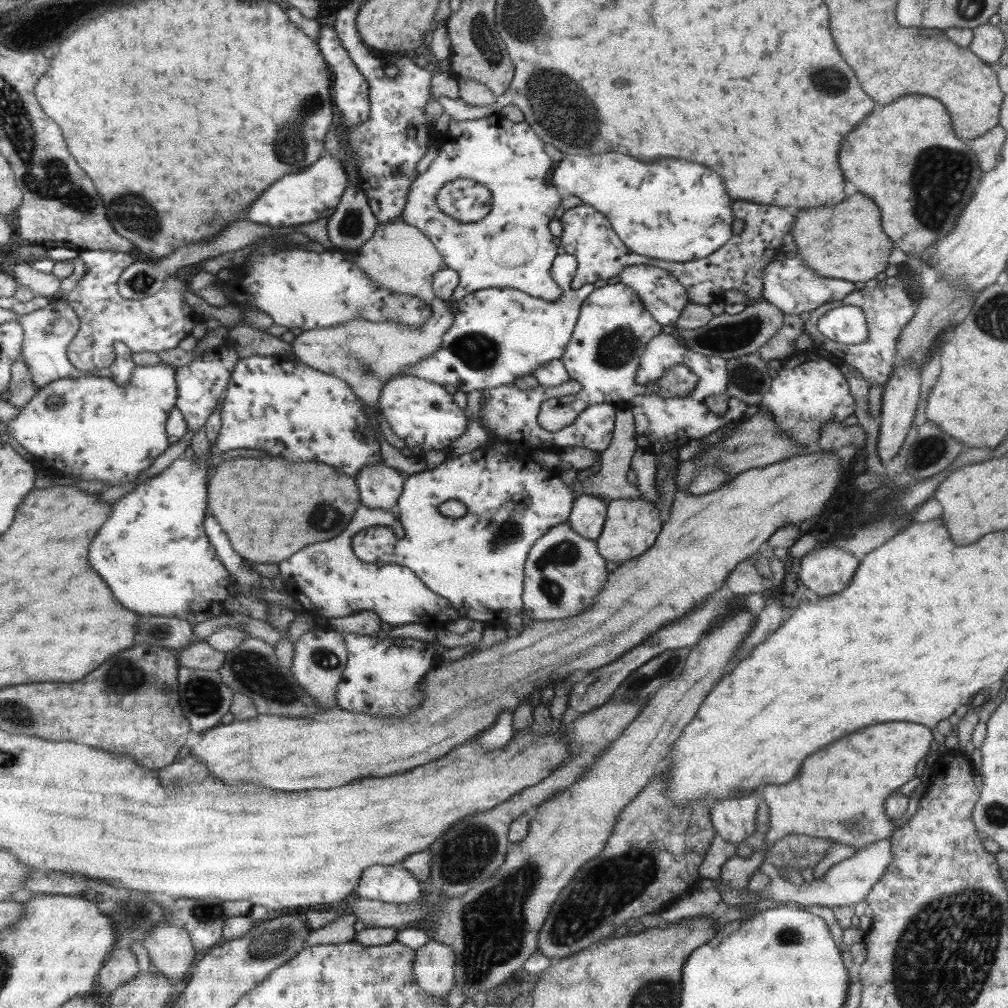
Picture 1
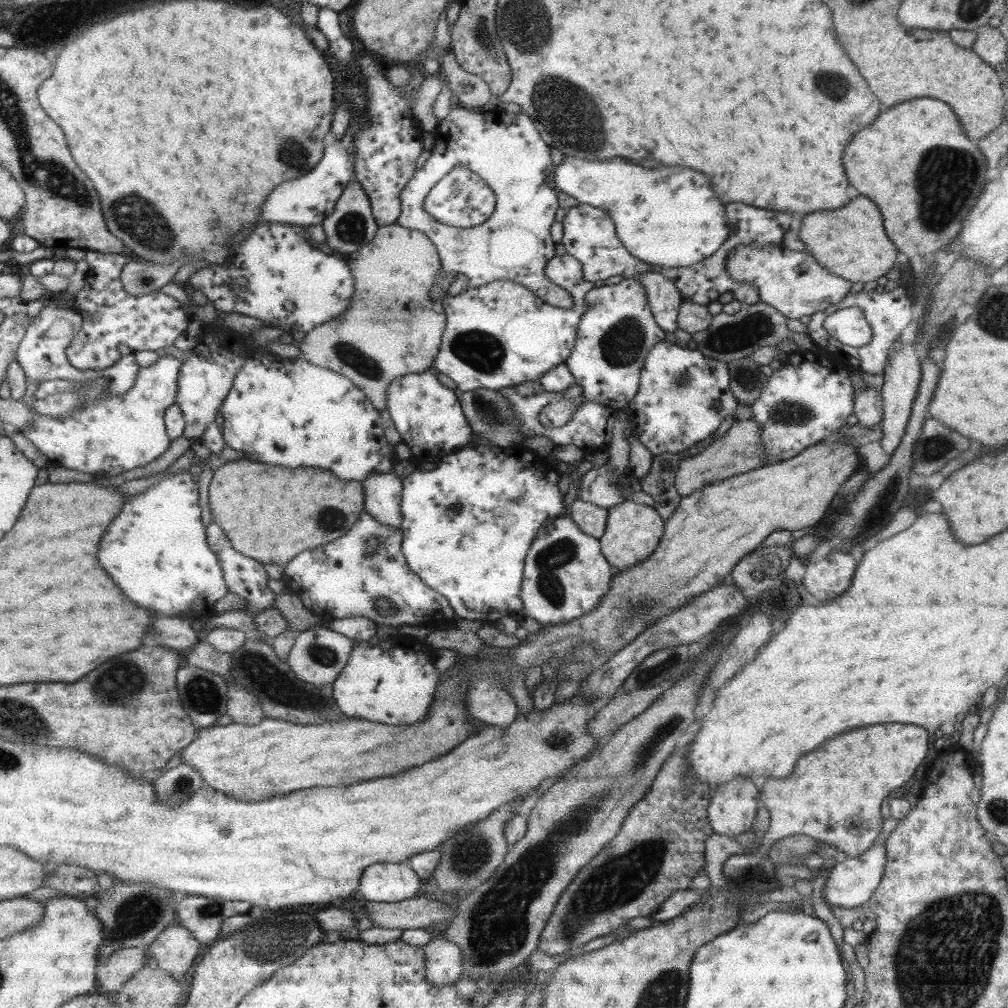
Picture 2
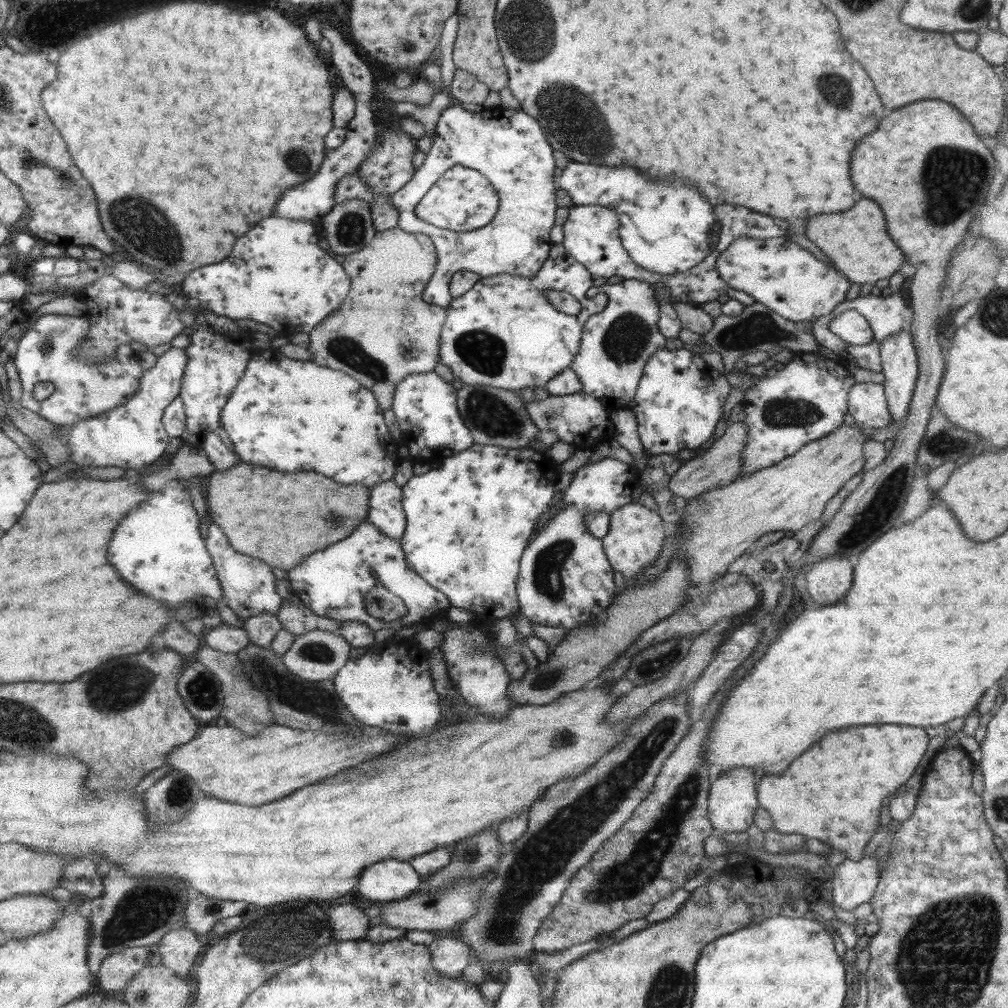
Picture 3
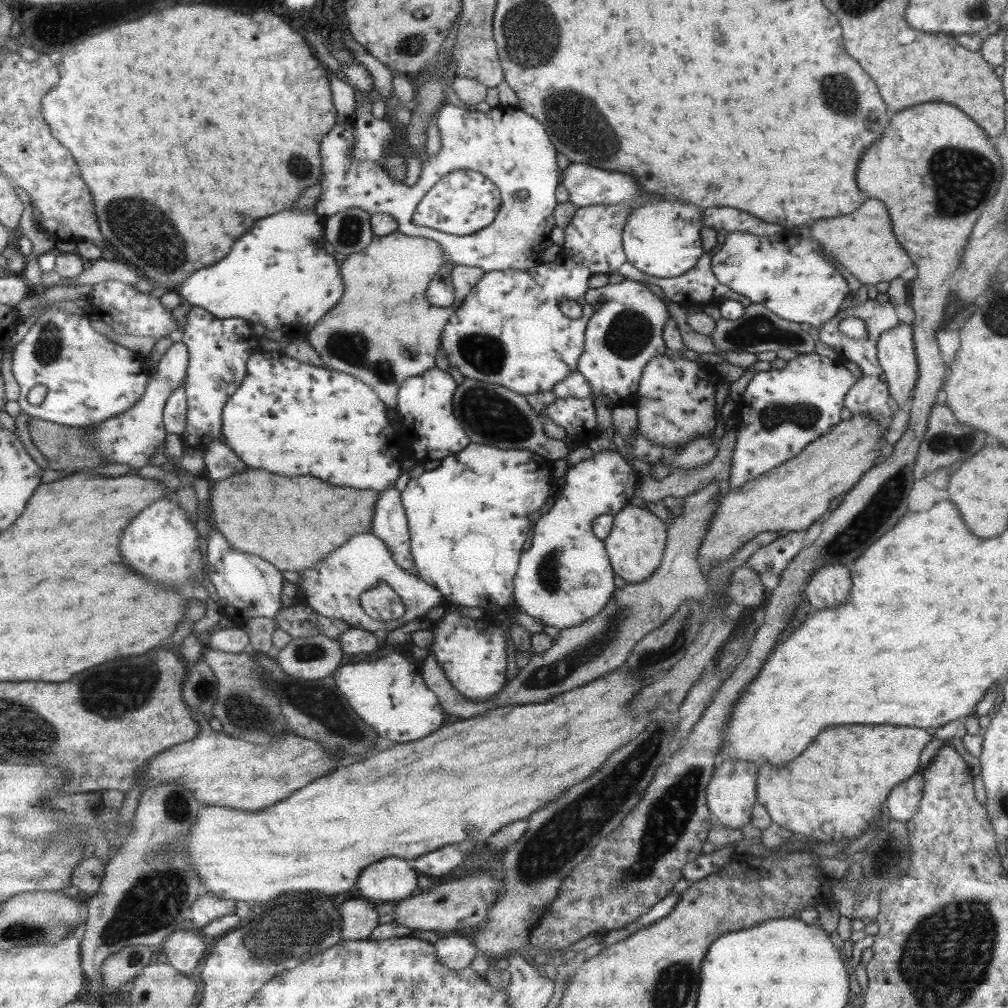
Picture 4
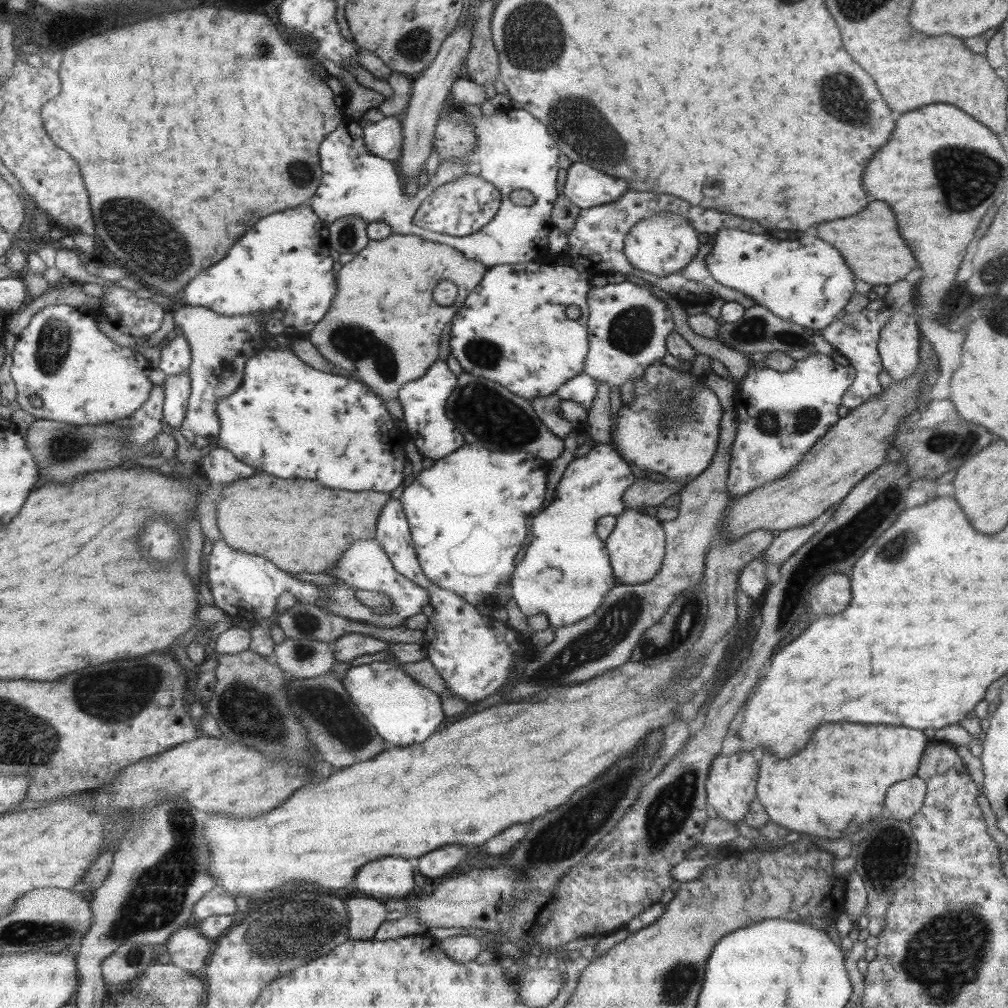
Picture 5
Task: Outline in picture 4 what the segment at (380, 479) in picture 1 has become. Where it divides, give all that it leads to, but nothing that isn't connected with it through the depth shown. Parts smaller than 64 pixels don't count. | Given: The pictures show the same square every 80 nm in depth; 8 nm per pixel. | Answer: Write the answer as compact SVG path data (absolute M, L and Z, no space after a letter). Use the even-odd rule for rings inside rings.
M386 488L378 494L371 531L384 541L391 550L394 562L414 576L417 573L410 550L410 535L401 492Z

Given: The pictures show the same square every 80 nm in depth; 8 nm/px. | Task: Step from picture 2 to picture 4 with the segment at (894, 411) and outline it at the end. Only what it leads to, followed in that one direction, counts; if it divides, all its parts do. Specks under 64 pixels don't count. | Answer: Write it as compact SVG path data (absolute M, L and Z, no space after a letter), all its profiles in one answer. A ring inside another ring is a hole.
M900 322L880 334L877 358L886 374L892 405L895 409L903 408L911 400L919 375L911 323Z

